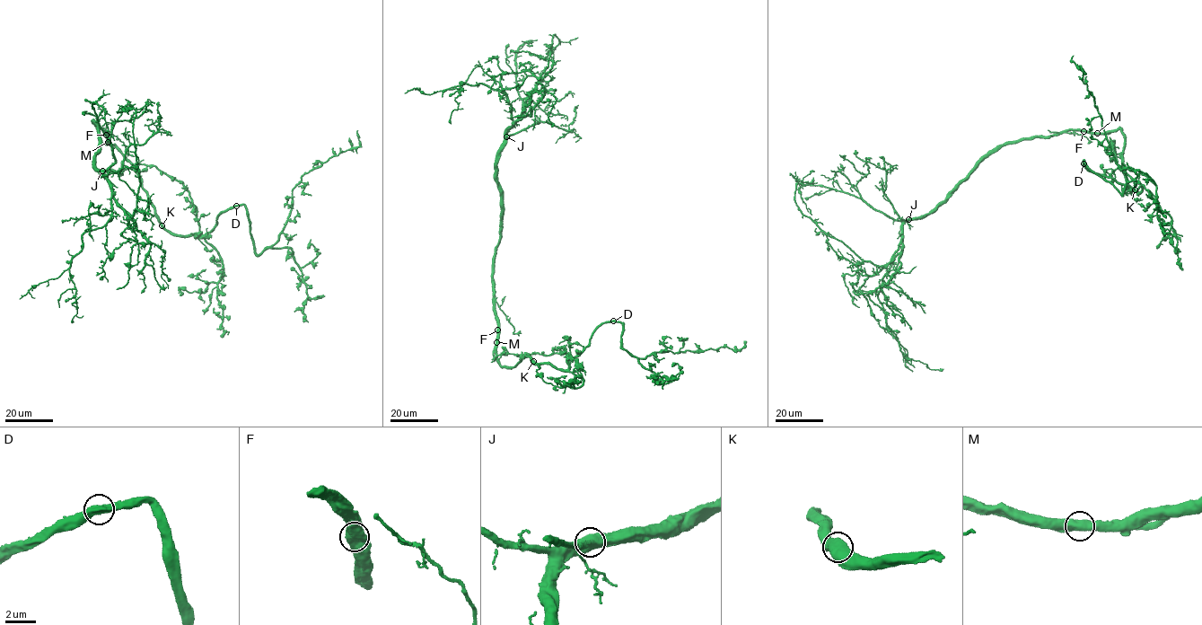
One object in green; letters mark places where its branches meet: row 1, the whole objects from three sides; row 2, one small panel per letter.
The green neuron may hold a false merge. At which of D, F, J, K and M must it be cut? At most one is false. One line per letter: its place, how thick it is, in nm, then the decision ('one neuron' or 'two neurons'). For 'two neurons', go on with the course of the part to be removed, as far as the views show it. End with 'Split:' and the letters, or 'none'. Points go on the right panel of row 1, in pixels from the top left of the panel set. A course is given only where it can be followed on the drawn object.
D: at (1083, 163); 480 nm thick; one neuron
F: at (1083, 131); 650 nm thick; one neuron
J: at (908, 219); 900 nm thick; one neuron
K: at (1135, 189); 650 nm thick; one neuron
M: at (1097, 133); 650 nm thick; one neuron
Split: none

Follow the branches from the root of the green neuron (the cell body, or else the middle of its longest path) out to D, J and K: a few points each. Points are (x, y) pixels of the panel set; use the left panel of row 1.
D: (111, 145), (132, 163), (159, 221), (171, 233), (204, 237), (212, 230), (217, 216), (236, 206)
J: (111, 145), (108, 143), (101, 127), (97, 127), (92, 118), (97, 124), (99, 141), (93, 164), (102, 170)
K: (111, 145), (132, 163), (162, 225)

